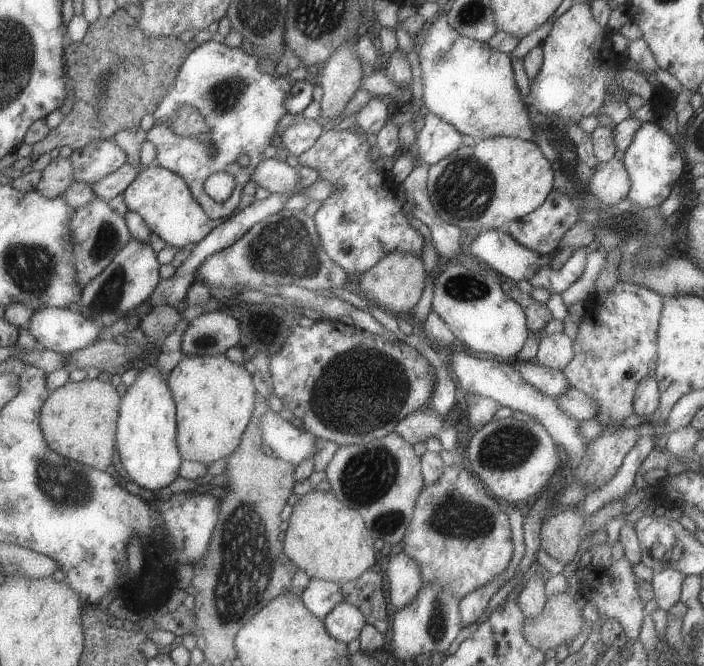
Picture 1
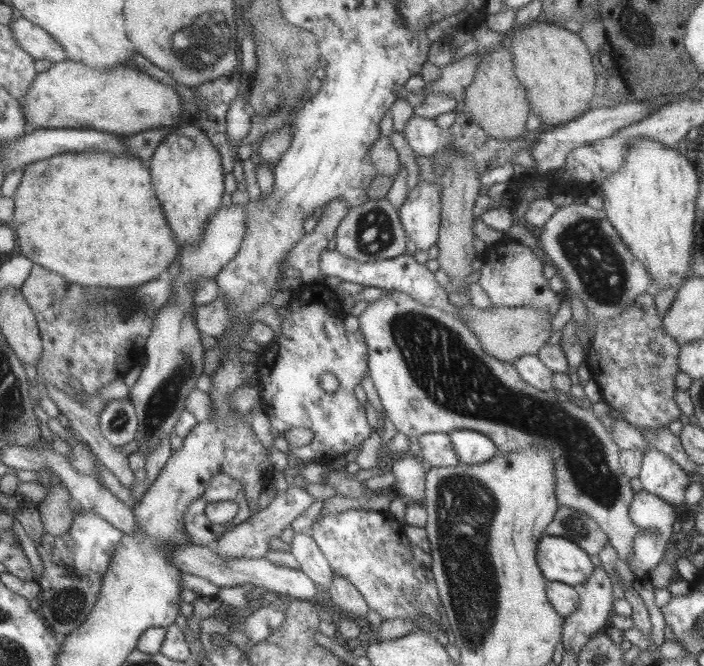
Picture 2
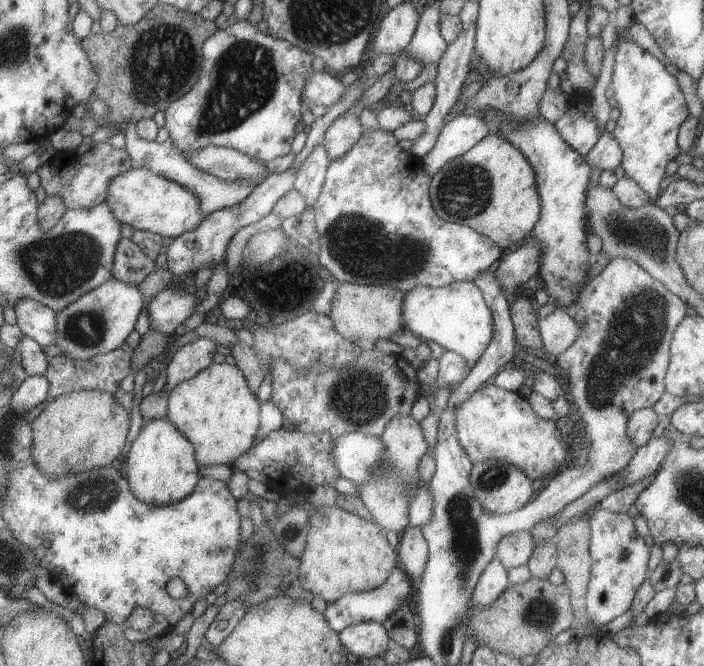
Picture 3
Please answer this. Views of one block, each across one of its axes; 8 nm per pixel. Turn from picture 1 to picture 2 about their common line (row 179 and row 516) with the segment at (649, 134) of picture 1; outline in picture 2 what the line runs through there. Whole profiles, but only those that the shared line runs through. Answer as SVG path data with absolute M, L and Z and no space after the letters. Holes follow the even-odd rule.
M641 490L633 494L628 516L637 528L635 535L633 535L633 553L631 553L628 567L635 578L648 580L649 570L653 570L663 558L663 552L665 552L669 538L671 538L671 526L675 520L679 519L679 512L663 499Z

